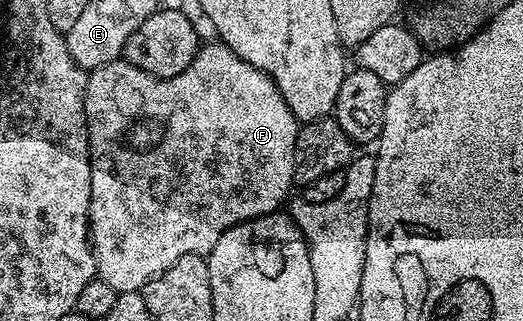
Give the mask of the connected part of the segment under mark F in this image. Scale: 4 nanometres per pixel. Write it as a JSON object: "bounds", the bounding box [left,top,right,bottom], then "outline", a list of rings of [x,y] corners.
{"bounds":[85,42,300,293],"outline":[[[222,42],[204,43],[195,53],[193,62],[187,69],[174,76],[172,80],[161,80],[126,62],[102,64],[87,77],[85,110],[91,157],[89,239],[95,253],[98,279],[109,282],[109,286],[113,286],[113,290],[117,293],[137,292],[146,288],[152,278],[161,275],[169,266],[173,266],[177,258],[185,254],[206,257],[207,253],[213,250],[213,246],[217,246],[217,238],[221,238],[221,234],[225,234],[225,230],[229,230],[234,224],[241,224],[245,220],[253,220],[256,216],[266,216],[276,211],[291,188],[291,175],[294,177],[297,172],[300,121],[295,119],[291,107],[280,94],[275,81],[266,72],[245,62],[230,46]]]}

